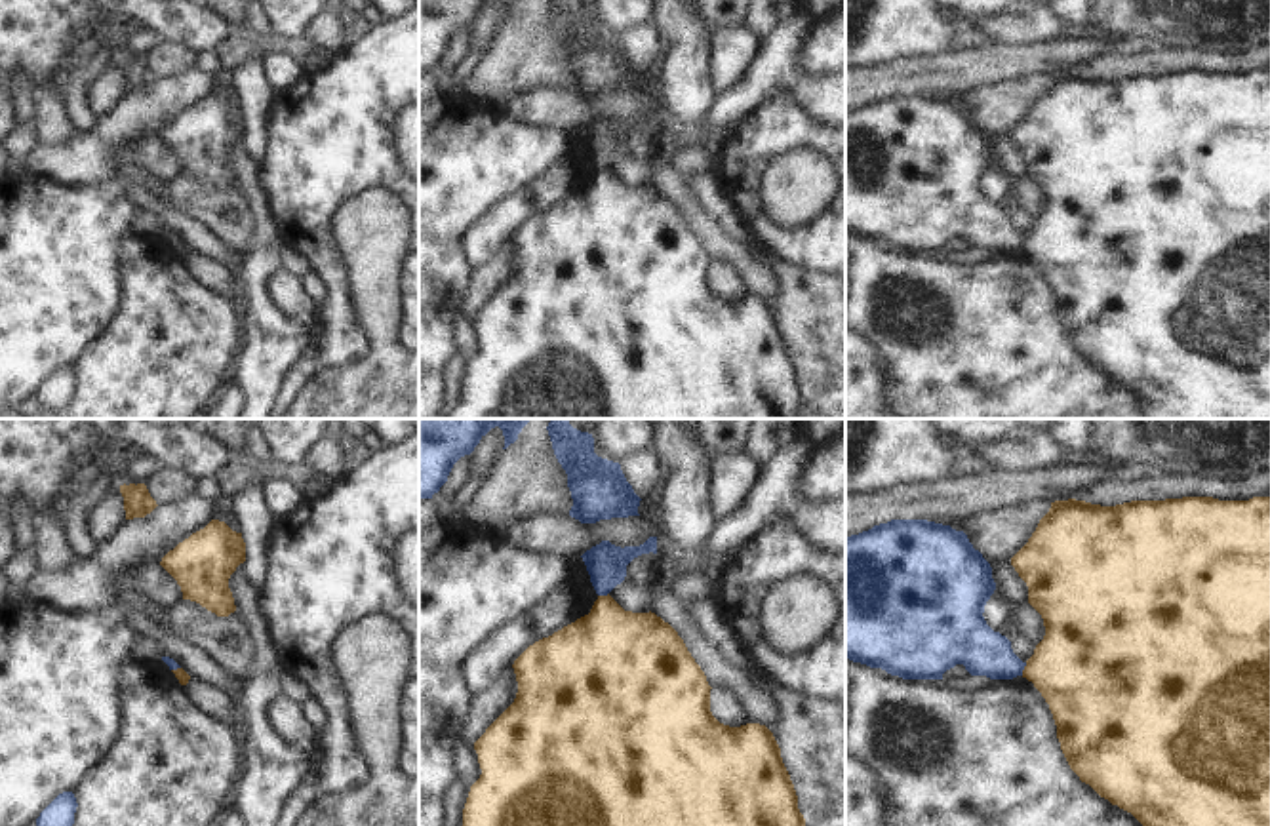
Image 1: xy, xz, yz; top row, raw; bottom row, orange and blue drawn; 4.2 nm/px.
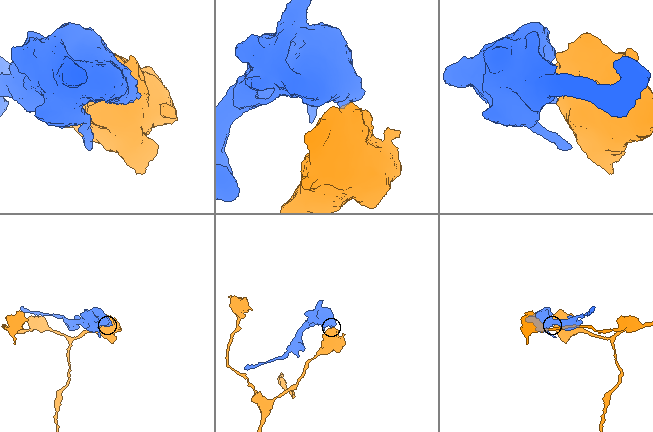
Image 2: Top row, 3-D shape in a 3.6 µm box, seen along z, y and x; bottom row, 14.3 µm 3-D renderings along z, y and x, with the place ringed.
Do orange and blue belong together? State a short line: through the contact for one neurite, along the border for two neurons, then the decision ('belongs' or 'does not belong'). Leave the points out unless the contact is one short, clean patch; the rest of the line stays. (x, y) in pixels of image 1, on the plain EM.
line yz (1027, 236), (1021, 248); does not belong

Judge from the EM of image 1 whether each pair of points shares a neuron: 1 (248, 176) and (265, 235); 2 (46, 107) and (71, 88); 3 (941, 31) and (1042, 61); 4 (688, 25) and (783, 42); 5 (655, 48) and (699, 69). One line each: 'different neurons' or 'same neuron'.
1: same neuron
2: different neurons
3: different neurons
4: different neurons
5: different neurons

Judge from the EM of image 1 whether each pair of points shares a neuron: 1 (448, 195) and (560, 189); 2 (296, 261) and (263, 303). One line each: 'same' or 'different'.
1: different
2: different

